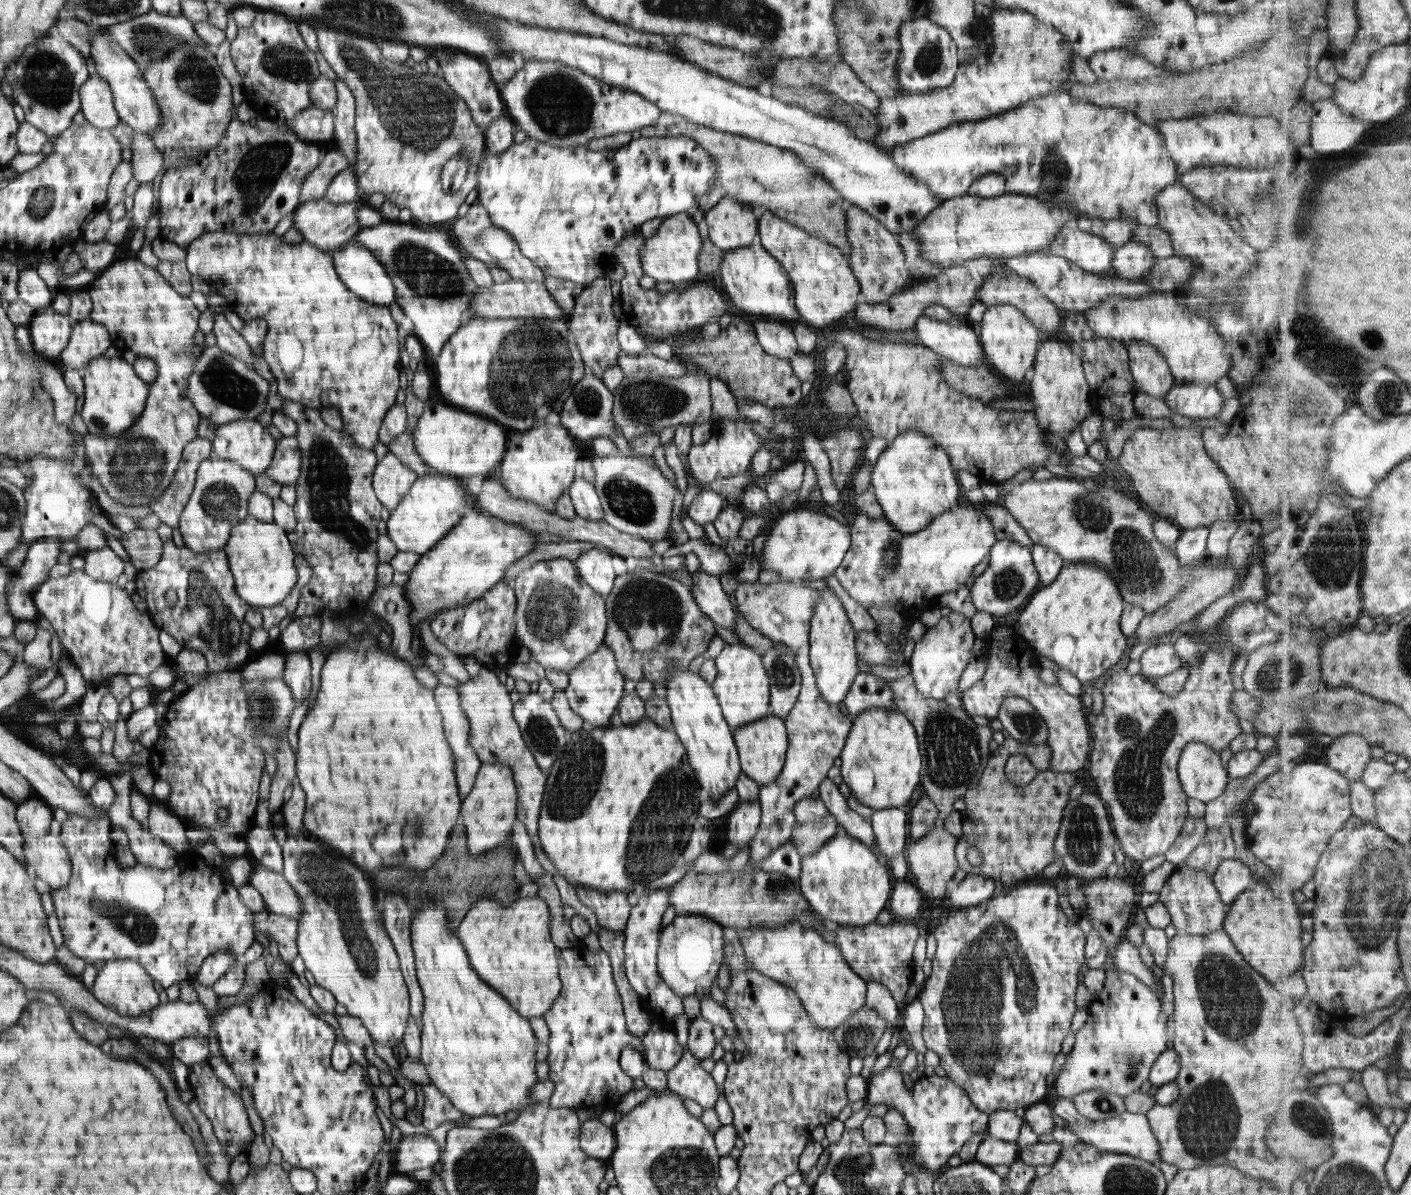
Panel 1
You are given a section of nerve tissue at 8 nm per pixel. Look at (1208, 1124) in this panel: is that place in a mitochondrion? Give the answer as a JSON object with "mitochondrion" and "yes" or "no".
{"mitochondrion":"yes"}

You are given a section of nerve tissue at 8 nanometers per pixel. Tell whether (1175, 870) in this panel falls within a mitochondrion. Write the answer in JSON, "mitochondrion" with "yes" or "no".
{"mitochondrion":"no"}

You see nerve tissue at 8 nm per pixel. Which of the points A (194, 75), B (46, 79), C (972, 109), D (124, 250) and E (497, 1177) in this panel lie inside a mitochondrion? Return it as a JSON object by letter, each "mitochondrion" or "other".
{"A":"mitochondrion","B":"mitochondrion","C":"other","D":"other","E":"mitochondrion"}

